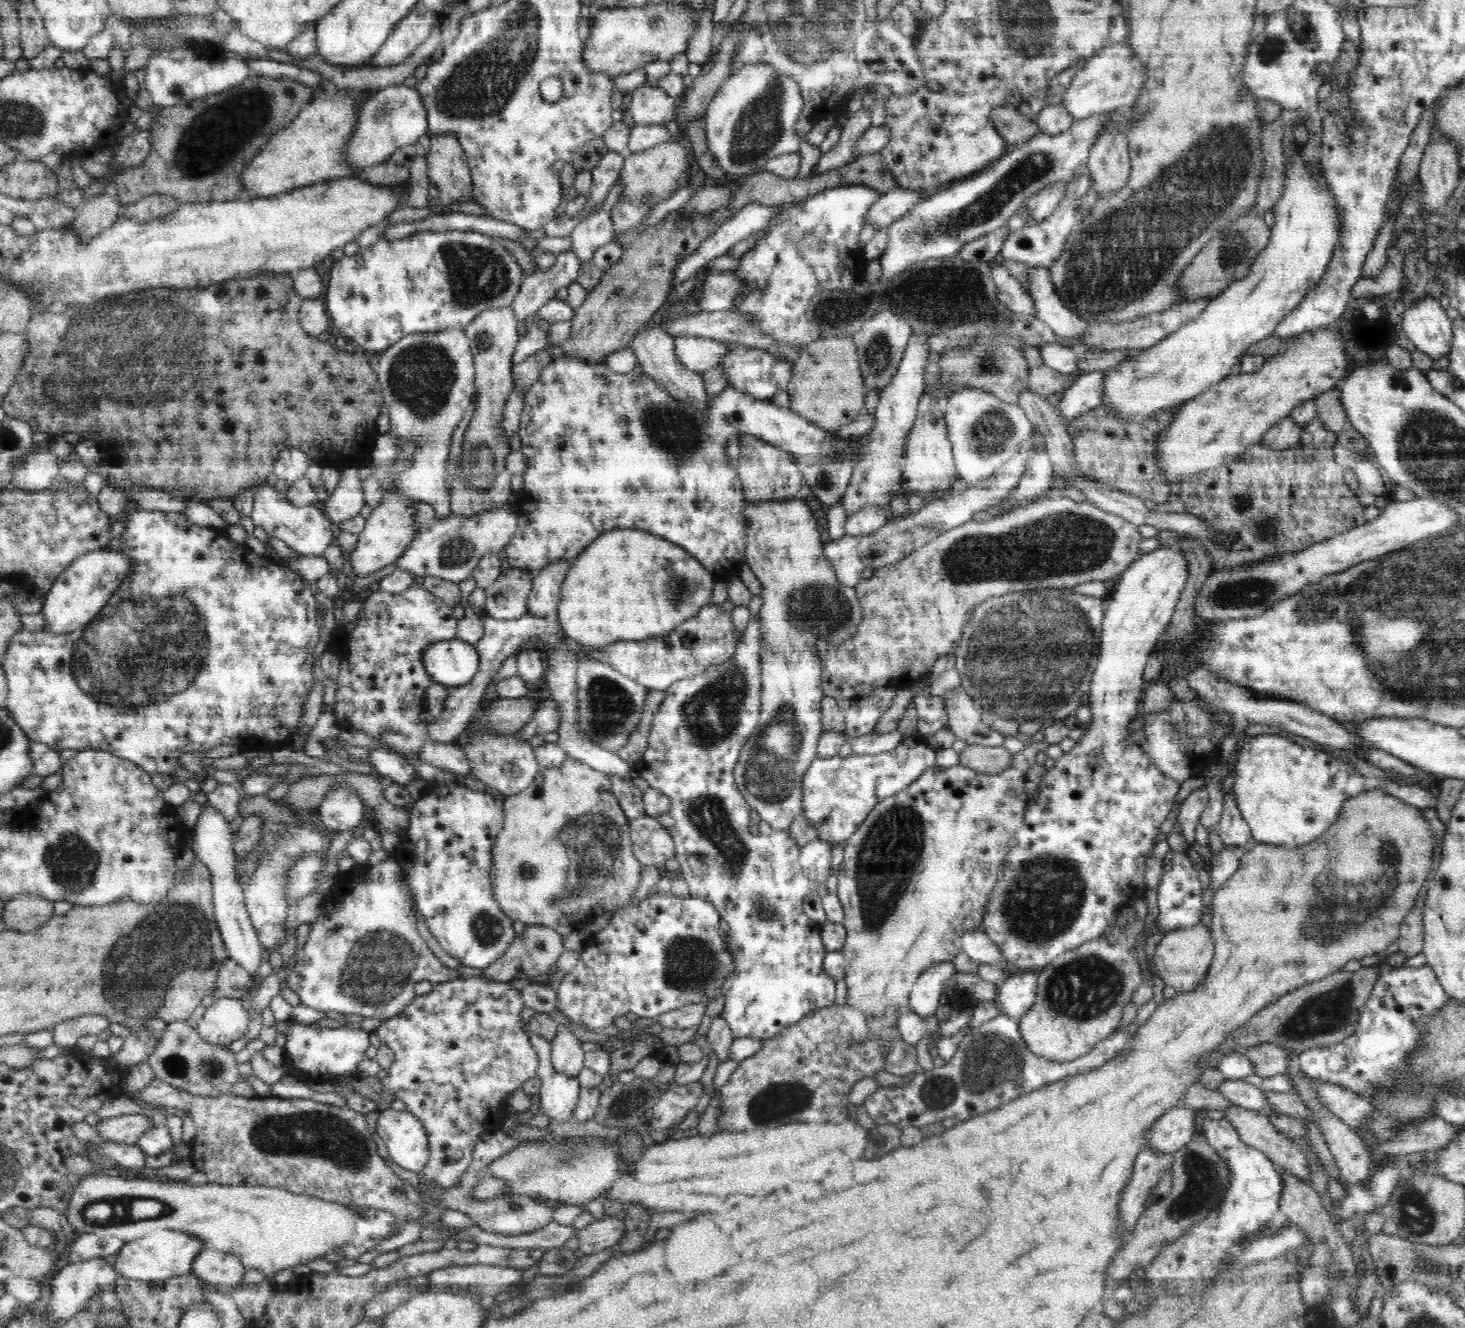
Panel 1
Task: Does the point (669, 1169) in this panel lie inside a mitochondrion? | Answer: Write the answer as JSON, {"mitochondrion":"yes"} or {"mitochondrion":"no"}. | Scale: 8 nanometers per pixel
{"mitochondrion":"no"}

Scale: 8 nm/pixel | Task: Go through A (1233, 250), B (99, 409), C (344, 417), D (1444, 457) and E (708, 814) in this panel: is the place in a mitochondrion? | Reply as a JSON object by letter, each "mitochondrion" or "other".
{"A":"mitochondrion","B":"mitochondrion","C":"other","D":"mitochondrion","E":"mitochondrion"}

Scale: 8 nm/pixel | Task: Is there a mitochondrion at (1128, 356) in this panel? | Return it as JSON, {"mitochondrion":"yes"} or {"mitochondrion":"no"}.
{"mitochondrion":"no"}

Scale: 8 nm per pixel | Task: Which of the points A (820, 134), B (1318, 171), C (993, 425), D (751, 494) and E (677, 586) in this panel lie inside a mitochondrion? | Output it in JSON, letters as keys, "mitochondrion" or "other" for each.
{"A":"other","B":"other","C":"mitochondrion","D":"other","E":"mitochondrion"}

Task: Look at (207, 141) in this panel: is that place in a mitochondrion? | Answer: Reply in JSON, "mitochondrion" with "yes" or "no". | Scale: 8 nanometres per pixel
{"mitochondrion":"yes"}

